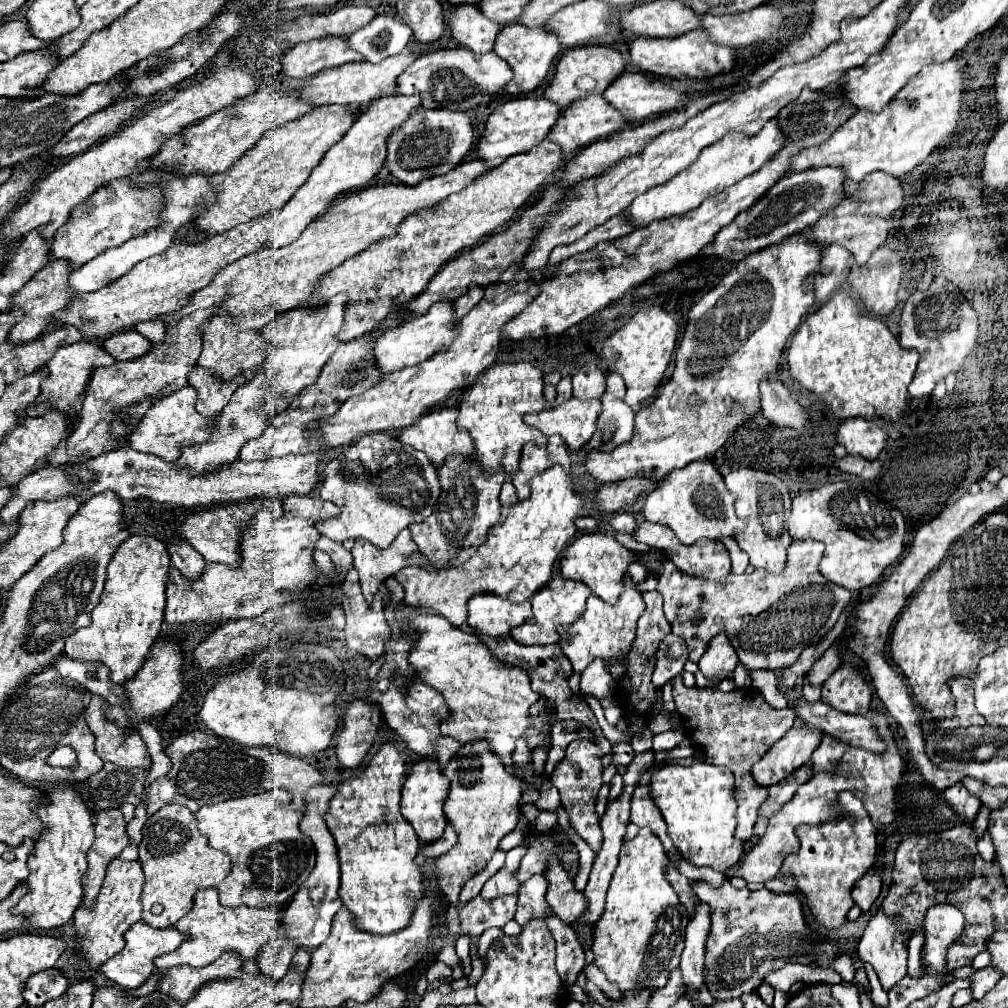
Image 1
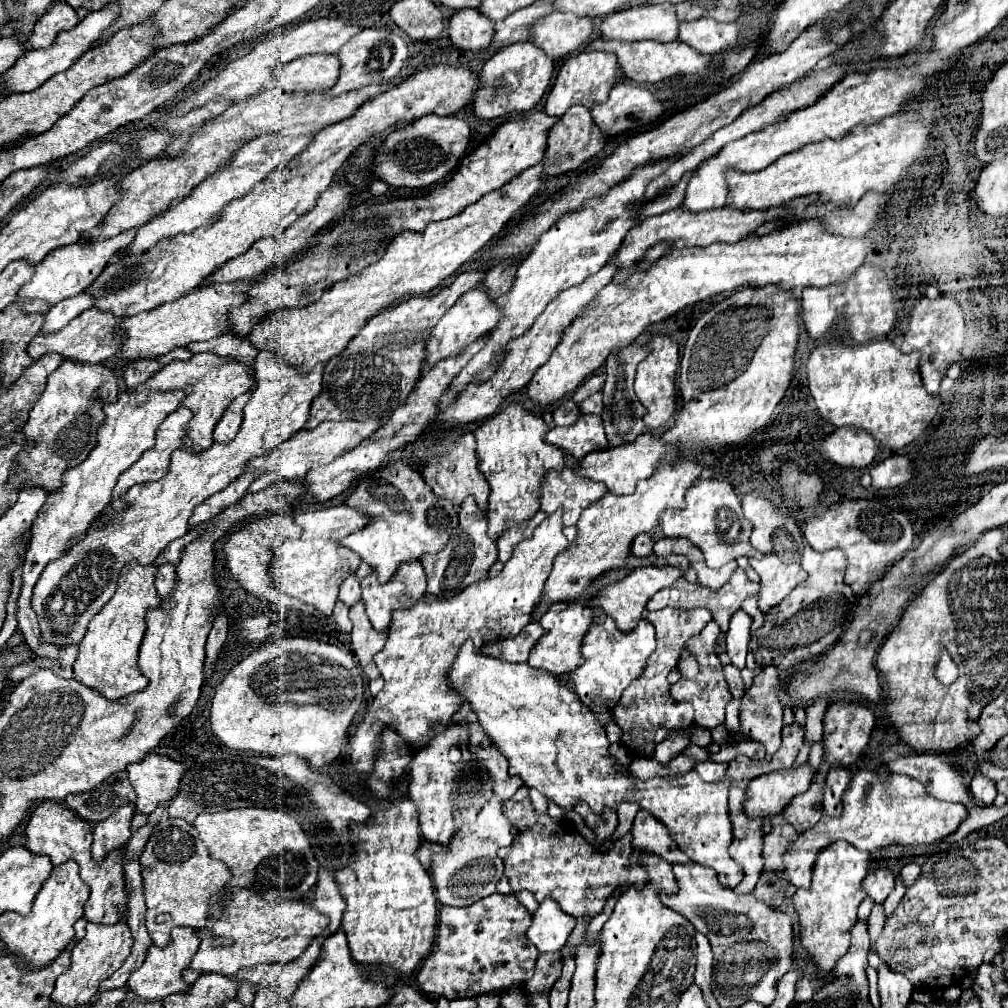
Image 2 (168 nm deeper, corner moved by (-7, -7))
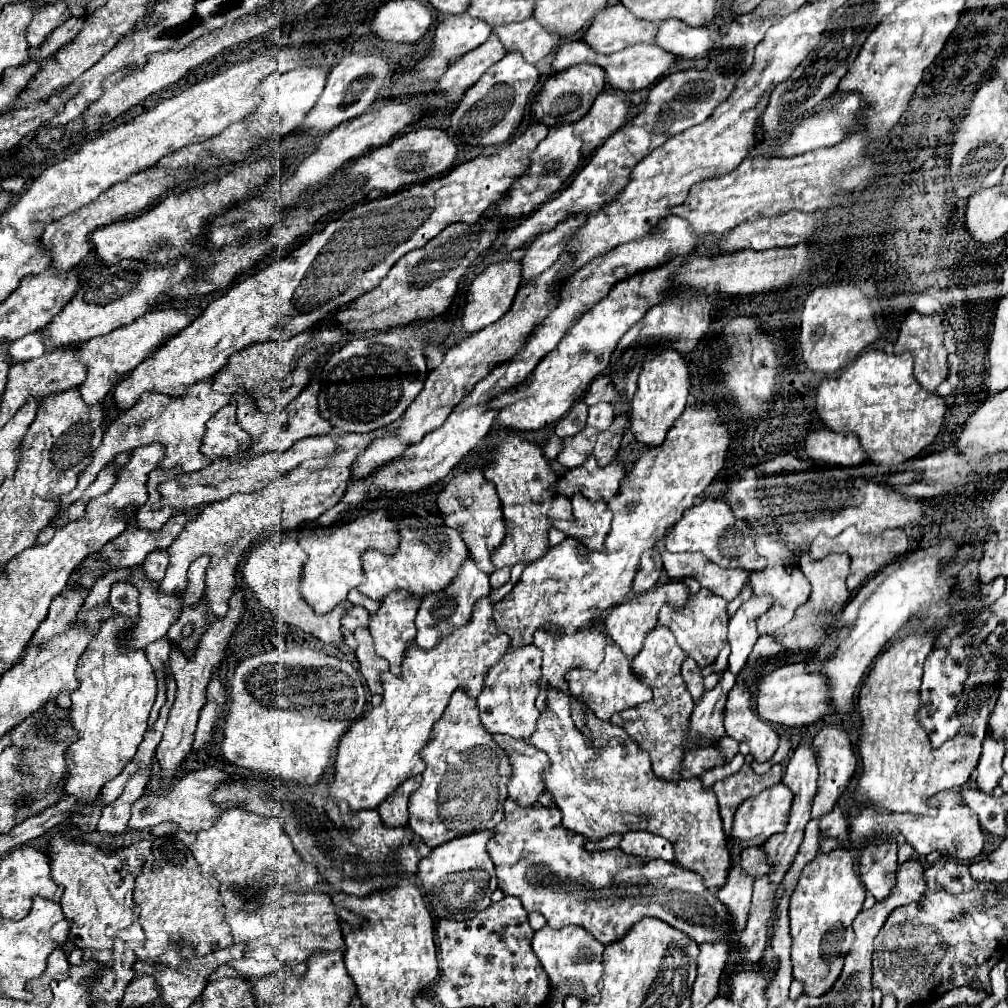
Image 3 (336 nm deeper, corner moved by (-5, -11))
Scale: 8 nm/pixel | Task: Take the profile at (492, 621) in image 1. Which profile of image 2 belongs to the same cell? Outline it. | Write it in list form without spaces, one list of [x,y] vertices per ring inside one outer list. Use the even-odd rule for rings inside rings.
[[[533,620],[533,628],[523,628],[523,632],[519,632],[517,636],[511,638],[499,638],[491,644],[485,644],[481,648],[483,654],[487,656],[495,656],[495,658],[503,658],[507,662],[527,662],[529,650],[535,646],[535,640],[539,640],[539,636],[543,636],[543,628],[537,620]]]

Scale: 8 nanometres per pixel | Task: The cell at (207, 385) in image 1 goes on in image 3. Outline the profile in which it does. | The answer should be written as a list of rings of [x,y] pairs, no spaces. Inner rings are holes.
[[[227,404],[207,422],[201,452],[211,460],[229,458],[233,454],[239,454],[241,450],[247,450],[251,444],[251,436],[237,424],[235,410],[235,404]]]

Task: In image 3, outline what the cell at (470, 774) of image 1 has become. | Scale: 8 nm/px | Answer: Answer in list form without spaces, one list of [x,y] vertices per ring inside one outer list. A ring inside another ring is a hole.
[[[475,832],[459,836],[453,842],[437,846],[425,860],[421,860],[415,876],[429,910],[437,918],[467,920],[491,904],[491,894],[497,888],[495,868],[485,852],[491,834],[493,832]]]

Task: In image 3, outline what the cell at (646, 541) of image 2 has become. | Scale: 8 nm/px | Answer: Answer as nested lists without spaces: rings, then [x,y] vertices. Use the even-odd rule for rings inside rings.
[[[651,548],[649,552],[645,552],[641,556],[641,562],[639,562],[639,568],[637,568],[637,576],[635,576],[633,586],[631,586],[633,592],[641,594],[641,592],[651,590],[659,582],[661,572],[663,572],[661,554],[659,554],[657,548]]]

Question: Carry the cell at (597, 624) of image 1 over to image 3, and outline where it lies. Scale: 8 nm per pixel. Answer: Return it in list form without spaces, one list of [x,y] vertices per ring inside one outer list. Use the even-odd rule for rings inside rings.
[[[609,642],[605,646],[605,660],[601,662],[601,666],[595,672],[575,668],[567,674],[567,682],[569,682],[569,696],[573,702],[573,706],[571,706],[573,722],[577,728],[581,728],[581,732],[585,736],[591,736],[591,732],[585,724],[587,722],[587,710],[591,710],[601,720],[609,720],[613,714],[623,712],[627,708],[635,708],[635,706],[649,702],[653,698],[653,694],[649,692],[649,686],[641,684],[641,680],[637,680],[637,676],[633,676],[631,658],[625,656],[621,652],[621,648],[617,648],[617,644],[613,644],[613,642]]]

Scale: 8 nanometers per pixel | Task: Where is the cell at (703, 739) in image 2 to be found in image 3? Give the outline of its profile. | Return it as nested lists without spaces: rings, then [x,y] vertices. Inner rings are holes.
[[[735,686],[729,692],[725,732],[737,742],[745,742],[757,762],[767,762],[779,746],[777,730],[767,722],[759,722],[757,714],[751,710],[751,694],[743,686]]]

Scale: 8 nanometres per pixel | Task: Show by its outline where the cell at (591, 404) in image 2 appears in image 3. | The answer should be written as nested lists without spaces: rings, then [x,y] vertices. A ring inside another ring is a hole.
[[[599,402],[595,406],[589,406],[589,420],[587,424],[597,428],[597,430],[607,430],[611,426],[615,418],[615,412],[613,412],[613,404],[607,404],[607,402]]]

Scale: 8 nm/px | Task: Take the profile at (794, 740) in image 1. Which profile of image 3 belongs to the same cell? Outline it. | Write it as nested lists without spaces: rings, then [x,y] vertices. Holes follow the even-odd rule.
[[[775,784],[773,788],[767,788],[759,796],[753,796],[737,808],[733,830],[731,830],[731,844],[737,846],[739,850],[749,848],[749,846],[761,846],[765,844],[773,834],[783,832],[789,820],[789,810],[793,804],[793,792],[785,784]]]

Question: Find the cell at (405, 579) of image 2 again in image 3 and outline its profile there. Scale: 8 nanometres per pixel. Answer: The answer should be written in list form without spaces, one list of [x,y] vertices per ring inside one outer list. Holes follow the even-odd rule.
[[[393,592],[385,598],[377,614],[371,614],[369,630],[375,640],[375,652],[385,658],[393,674],[401,672],[401,662],[407,648],[415,642],[415,614],[419,610],[417,600]]]

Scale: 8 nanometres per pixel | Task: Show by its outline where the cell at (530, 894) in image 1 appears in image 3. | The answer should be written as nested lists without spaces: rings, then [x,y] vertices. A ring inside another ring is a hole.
[[[565,926],[561,930],[555,928],[541,928],[533,936],[533,952],[539,958],[541,966],[551,978],[551,984],[563,994],[563,996],[577,996],[583,1002],[597,1002],[599,1000],[599,990],[597,982],[603,972],[603,950],[605,946],[597,942],[585,928],[577,926]]]

